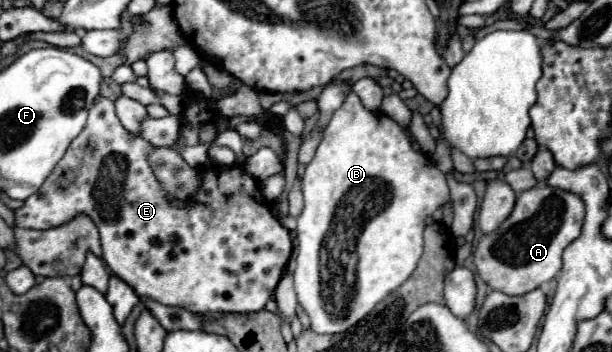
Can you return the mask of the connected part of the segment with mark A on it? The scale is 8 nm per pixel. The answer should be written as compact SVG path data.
M536 185L524 193L518 195L514 211L510 213L510 217L500 225L500 229L496 229L496 233L484 235L472 255L474 265L478 269L478 275L496 291L502 291L506 295L524 295L530 293L534 289L538 289L540 285L552 281L560 267L562 267L562 251L580 235L582 223L584 223L584 201L572 192L550 185Z

